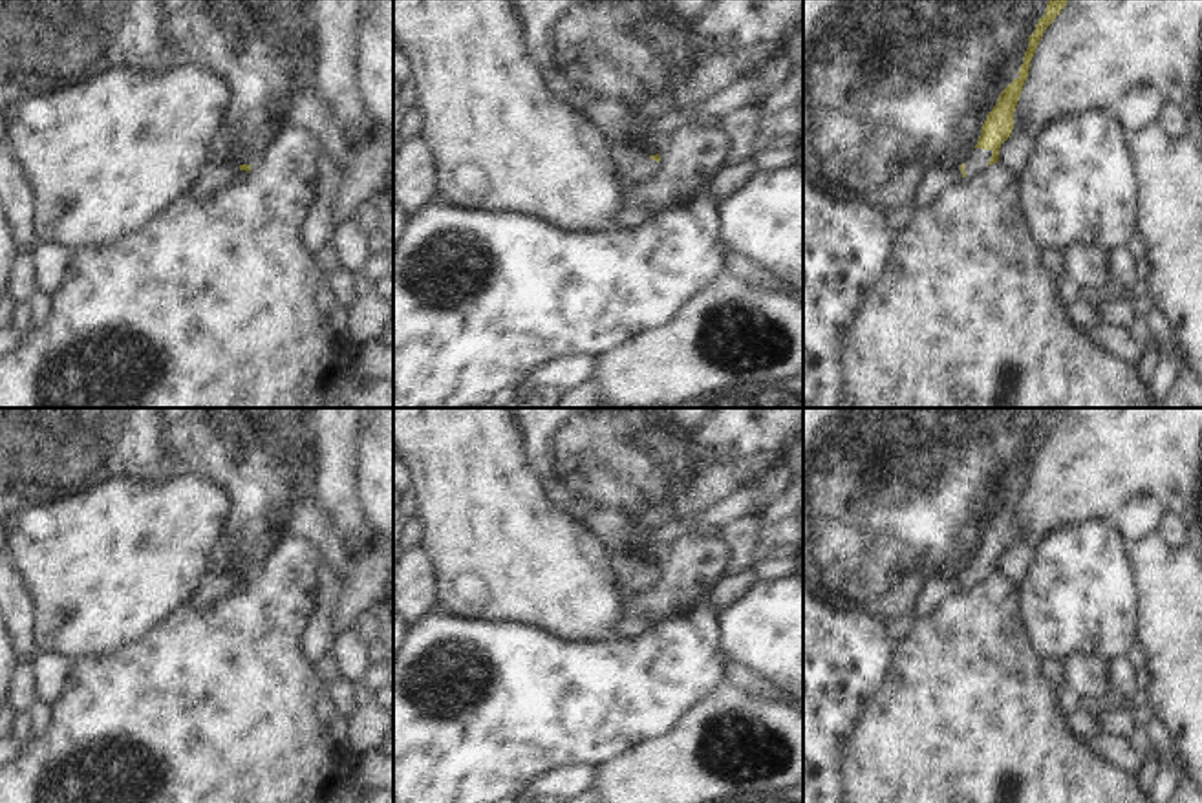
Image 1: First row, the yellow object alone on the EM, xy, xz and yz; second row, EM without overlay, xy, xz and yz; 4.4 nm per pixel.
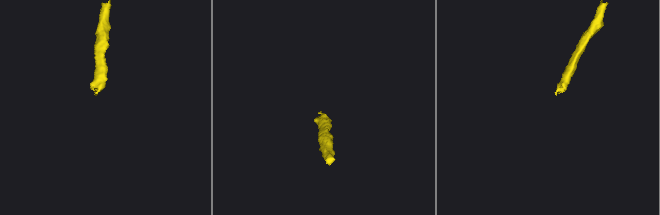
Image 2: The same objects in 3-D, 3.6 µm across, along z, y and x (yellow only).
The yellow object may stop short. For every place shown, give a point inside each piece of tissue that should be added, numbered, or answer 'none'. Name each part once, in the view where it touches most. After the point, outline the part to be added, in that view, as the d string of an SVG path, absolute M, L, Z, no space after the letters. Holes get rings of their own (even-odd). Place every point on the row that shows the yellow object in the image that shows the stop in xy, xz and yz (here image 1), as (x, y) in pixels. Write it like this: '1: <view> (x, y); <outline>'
1: yz (977, 160); M973 148L968 159L964 161L966 177L973 177L981 170L984 170L990 157L992 157L992 150Z

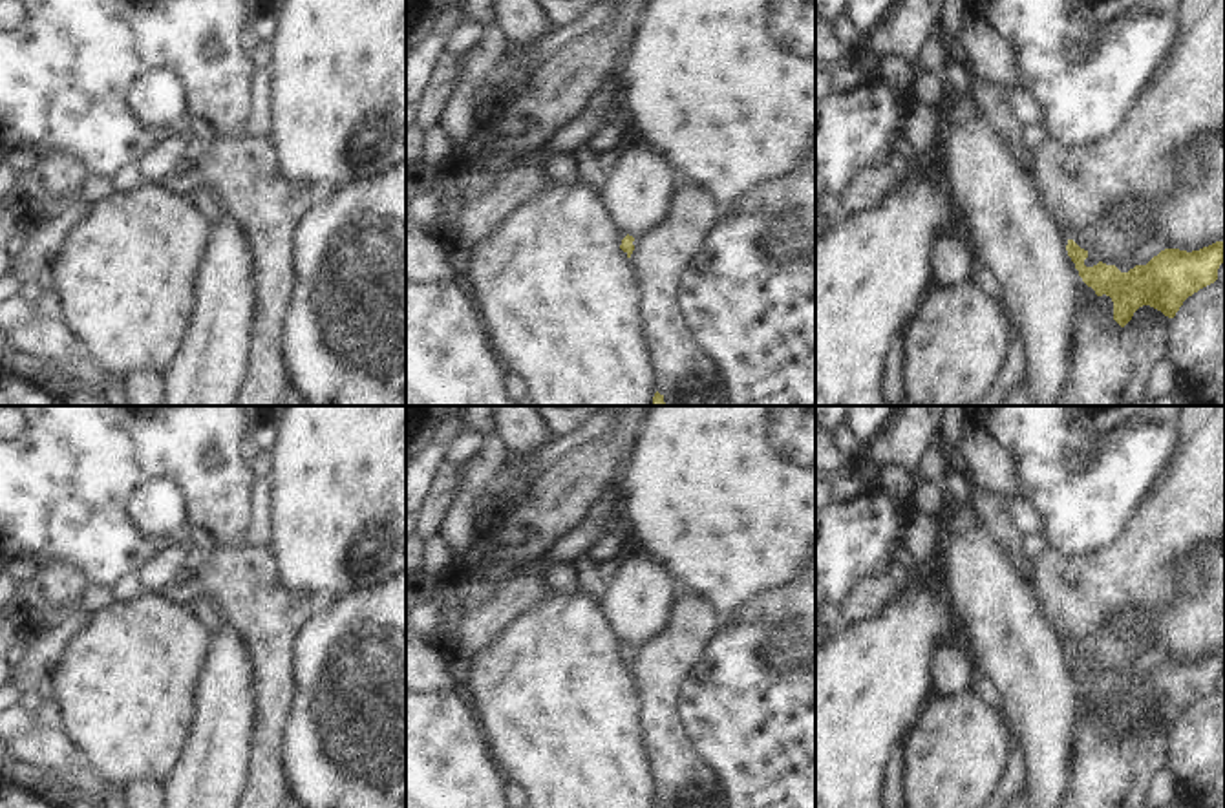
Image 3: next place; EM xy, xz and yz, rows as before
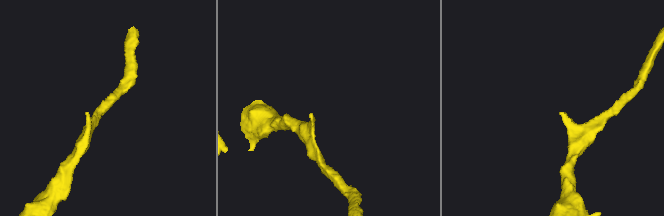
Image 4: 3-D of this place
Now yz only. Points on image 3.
none

